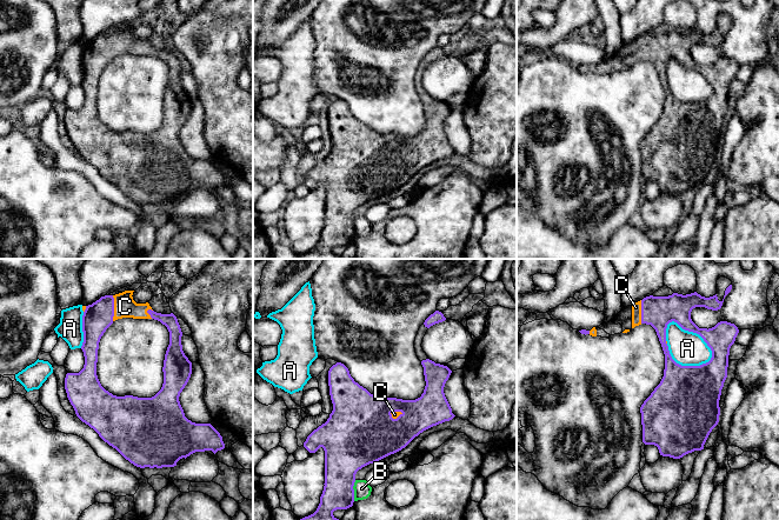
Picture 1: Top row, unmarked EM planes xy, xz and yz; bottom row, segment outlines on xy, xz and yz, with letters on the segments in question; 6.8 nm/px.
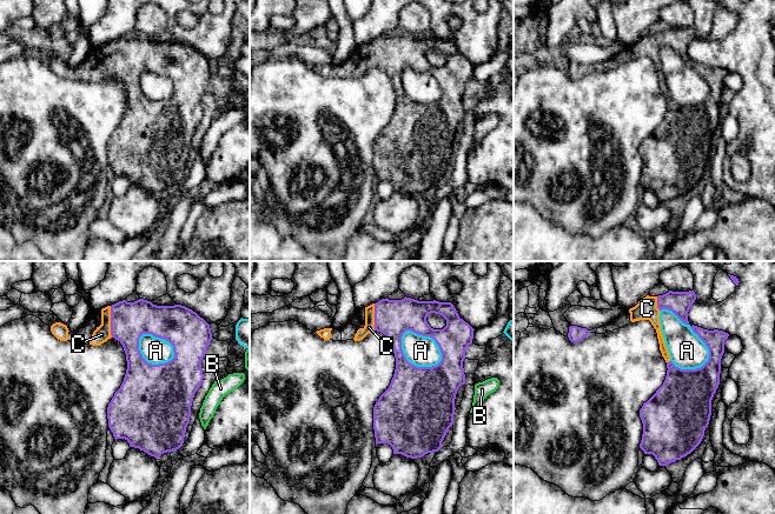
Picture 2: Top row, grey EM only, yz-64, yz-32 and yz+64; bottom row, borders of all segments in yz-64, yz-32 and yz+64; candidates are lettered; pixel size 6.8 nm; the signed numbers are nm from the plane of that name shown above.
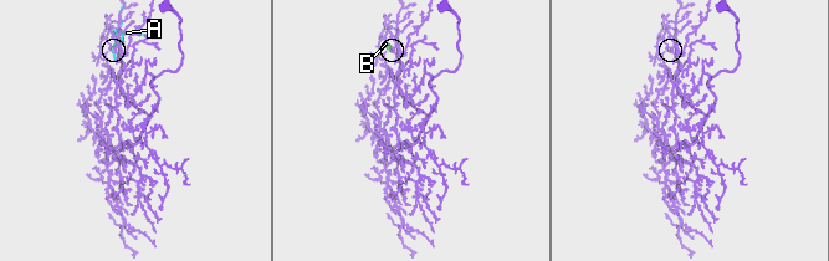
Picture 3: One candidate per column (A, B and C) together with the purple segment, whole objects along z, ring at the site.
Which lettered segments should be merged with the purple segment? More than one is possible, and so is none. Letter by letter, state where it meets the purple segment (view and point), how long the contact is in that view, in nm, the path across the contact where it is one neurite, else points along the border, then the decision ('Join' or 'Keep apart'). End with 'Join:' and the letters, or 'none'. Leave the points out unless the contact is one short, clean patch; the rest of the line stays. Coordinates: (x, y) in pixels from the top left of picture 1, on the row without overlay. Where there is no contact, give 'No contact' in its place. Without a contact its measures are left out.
A: Touches purple at yz (697, 70). Shared border 400 nm. Keep apart
B: Touches purple at xz (353, 227). Shared border 140 nm. Keep apart
C: Touches purple at xy (113, 45). Shared border 180 nm. Join
Join: C

